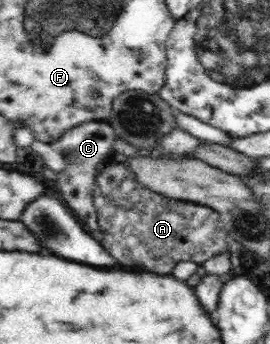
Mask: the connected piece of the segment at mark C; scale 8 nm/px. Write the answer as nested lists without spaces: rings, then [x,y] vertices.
[[[89,121],[65,131],[57,139],[57,145],[59,145],[57,148],[65,159],[65,167],[56,173],[56,179],[51,183],[57,183],[58,196],[65,200],[65,205],[73,209],[73,213],[77,214],[77,220],[81,221],[89,231],[98,229],[94,187],[101,166],[112,155],[111,143],[116,136],[116,131],[106,121]]]

